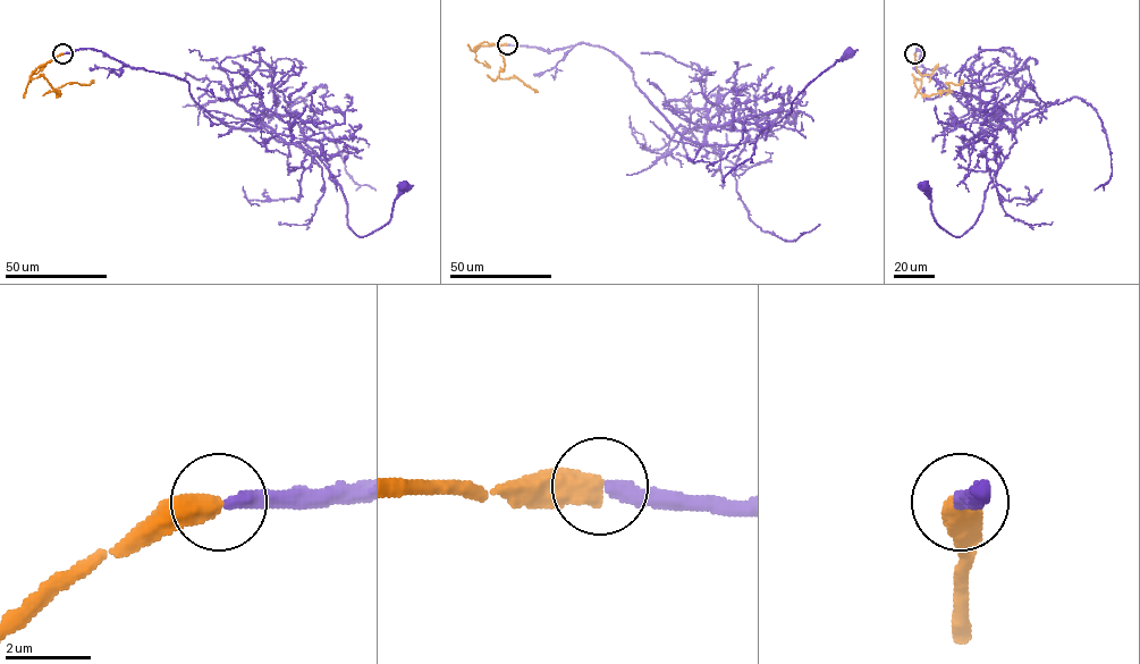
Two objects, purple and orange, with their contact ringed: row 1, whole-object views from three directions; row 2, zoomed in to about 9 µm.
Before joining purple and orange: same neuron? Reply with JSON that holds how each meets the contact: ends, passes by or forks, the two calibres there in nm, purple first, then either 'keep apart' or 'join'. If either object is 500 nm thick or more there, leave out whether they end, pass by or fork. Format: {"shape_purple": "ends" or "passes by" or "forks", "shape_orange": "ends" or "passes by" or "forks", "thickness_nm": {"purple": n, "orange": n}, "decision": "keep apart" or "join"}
{"thickness_nm": {"purple": 360, "orange": 600}, "decision": "join"}

